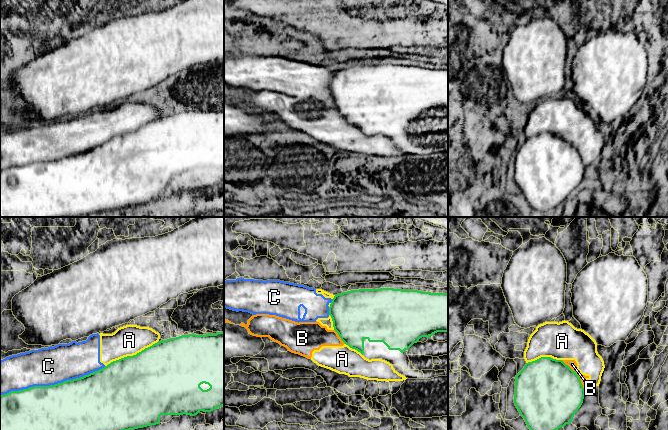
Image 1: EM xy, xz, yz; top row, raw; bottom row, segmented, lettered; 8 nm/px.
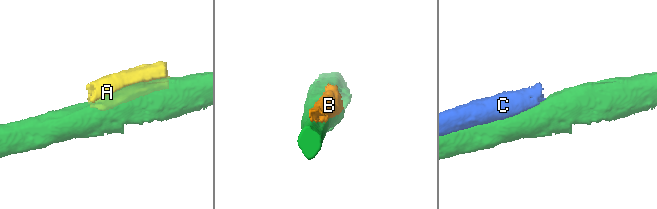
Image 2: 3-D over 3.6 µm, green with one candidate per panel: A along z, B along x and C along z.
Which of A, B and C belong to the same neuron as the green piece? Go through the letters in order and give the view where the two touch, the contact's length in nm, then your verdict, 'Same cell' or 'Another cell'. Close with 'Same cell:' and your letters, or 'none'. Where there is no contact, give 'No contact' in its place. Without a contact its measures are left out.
A: Touches green in xy. Shared border 460 nm. Another cell
B: Touches green in yz. Shared border 320 nm. Another cell
C: Touches green in xy. Shared border 900 nm. Another cell
Same cell: none

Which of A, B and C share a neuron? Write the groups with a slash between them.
A B C

